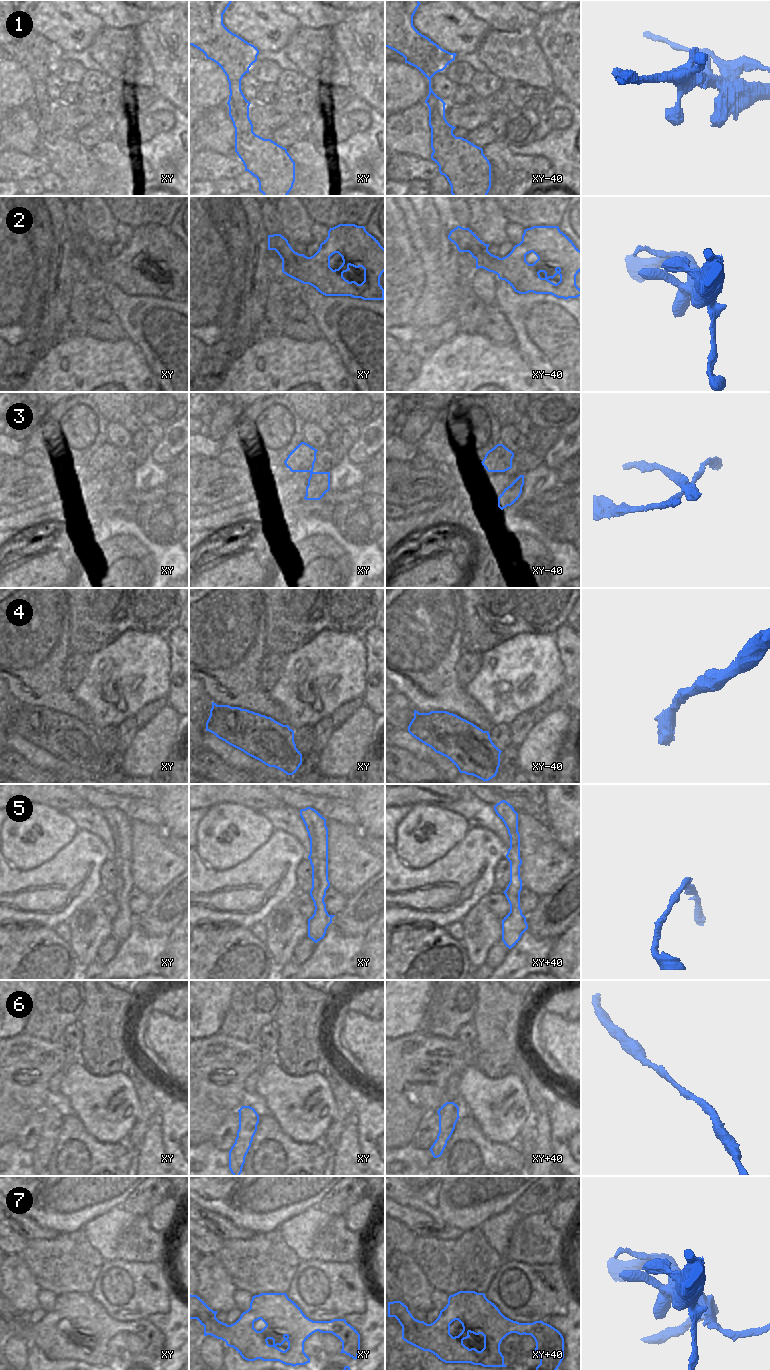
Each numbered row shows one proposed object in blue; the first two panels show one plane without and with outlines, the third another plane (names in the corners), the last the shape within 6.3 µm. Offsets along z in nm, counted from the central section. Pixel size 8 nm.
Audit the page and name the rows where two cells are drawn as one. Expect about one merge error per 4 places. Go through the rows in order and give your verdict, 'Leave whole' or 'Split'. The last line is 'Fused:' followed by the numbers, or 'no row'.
1: Leave whole
2: Leave whole
3: Split
4: Leave whole
5: Leave whole
6: Leave whole
7: Split
Fused: 3, 7.

